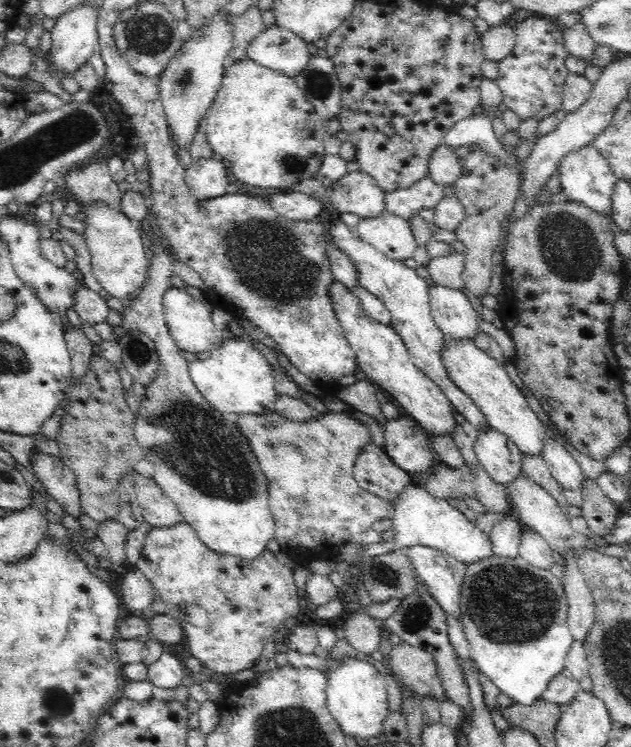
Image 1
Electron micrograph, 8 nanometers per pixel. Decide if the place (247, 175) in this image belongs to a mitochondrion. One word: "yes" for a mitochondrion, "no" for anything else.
no

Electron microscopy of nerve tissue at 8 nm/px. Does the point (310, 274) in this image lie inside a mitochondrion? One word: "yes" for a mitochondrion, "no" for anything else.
yes

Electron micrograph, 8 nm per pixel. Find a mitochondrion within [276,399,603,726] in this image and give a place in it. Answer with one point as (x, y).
(509, 605)

